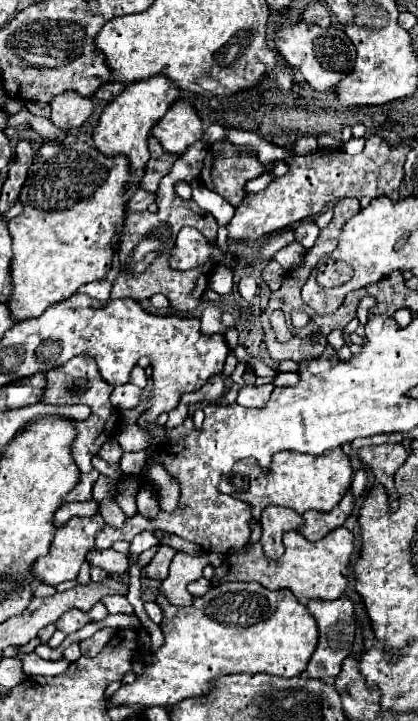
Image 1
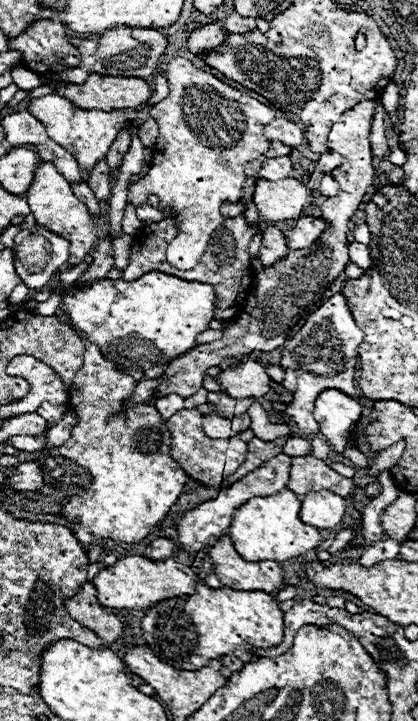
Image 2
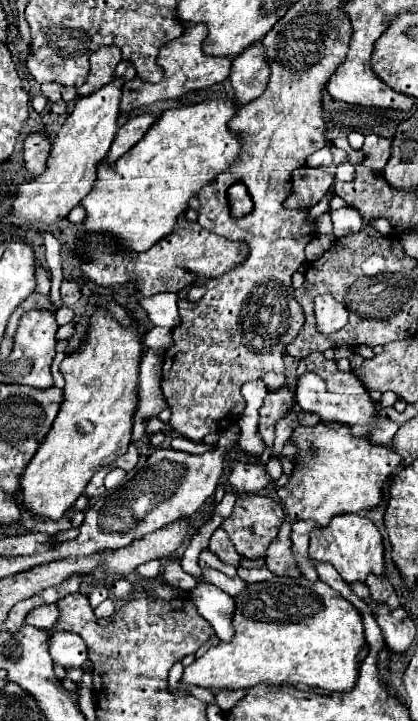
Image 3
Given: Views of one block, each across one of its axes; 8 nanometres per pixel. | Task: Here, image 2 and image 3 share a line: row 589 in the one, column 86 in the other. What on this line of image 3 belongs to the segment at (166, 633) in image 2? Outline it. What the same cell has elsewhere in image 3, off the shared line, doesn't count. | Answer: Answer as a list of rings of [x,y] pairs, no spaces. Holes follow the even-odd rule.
[[[208,100],[194,106],[184,106],[176,110],[166,110],[144,134],[144,138],[130,148],[112,168],[100,164],[98,178],[90,194],[82,200],[88,216],[82,224],[82,232],[110,232],[118,242],[134,252],[146,252],[158,240],[168,236],[174,230],[174,224],[180,214],[188,210],[190,198],[208,186],[220,172],[234,164],[242,150],[242,136],[234,132],[228,122],[238,114],[238,104],[234,100]]]

